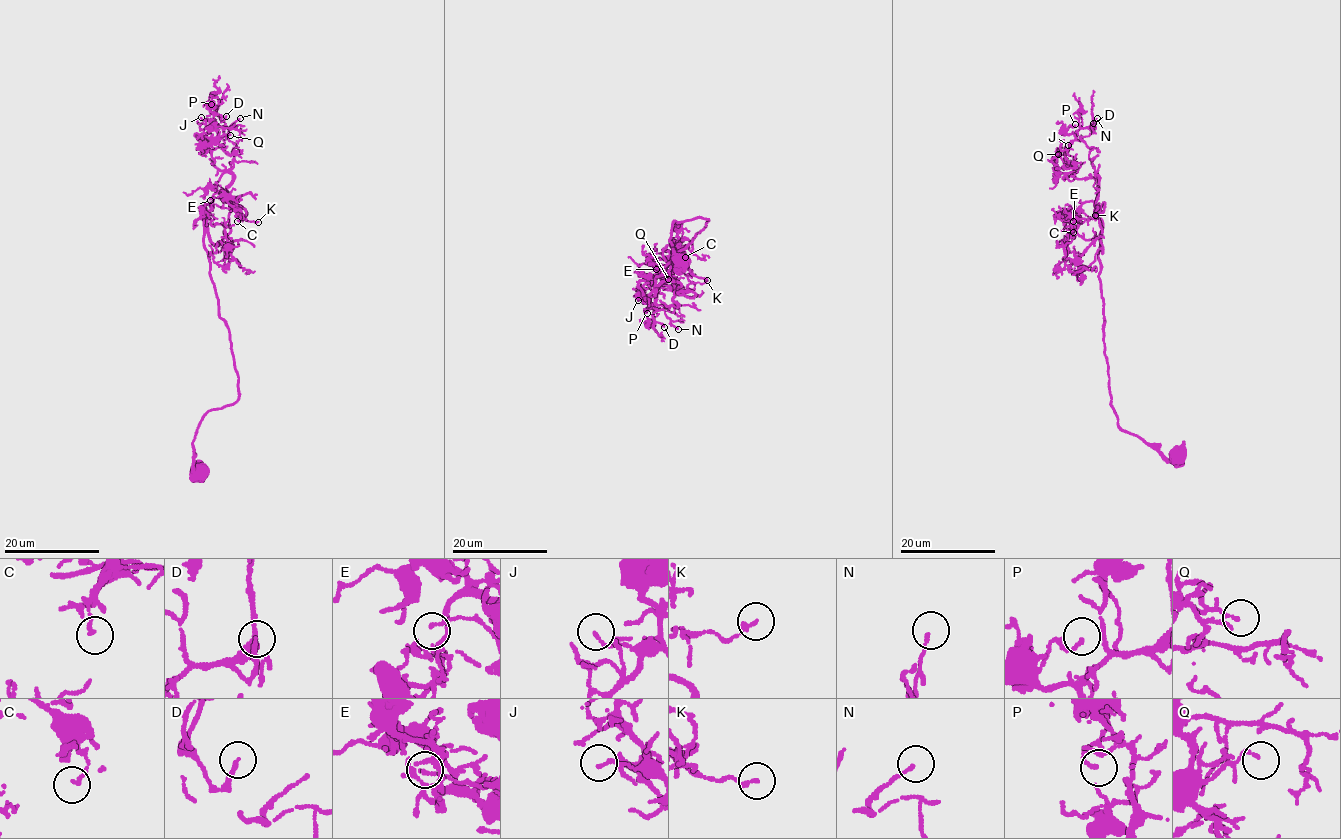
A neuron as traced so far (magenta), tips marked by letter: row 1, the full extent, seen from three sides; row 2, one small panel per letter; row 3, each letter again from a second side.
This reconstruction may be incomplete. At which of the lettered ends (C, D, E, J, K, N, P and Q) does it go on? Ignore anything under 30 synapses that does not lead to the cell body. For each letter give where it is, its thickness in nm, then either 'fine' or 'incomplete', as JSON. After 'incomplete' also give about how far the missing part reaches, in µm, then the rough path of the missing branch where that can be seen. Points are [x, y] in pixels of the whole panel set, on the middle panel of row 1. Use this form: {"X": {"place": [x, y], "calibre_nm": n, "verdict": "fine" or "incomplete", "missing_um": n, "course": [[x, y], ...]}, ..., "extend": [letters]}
{"C": {"place": [685, 257], "calibre_nm": 140, "verdict": "fine"}, "D": {"place": [664, 327], "calibre_nm": 200, "verdict": "fine"}, "E": {"place": [656, 269], "calibre_nm": 120, "verdict": "fine"}, "J": {"place": [638, 300], "calibre_nm": 120, "verdict": "fine"}, "K": {"place": [707, 280], "calibre_nm": 170, "verdict": "fine"}, "N": {"place": [678, 329], "calibre_nm": 110, "verdict": "fine"}, "P": {"place": [647, 313], "calibre_nm": 110, "verdict": "fine"}, "Q": {"place": [668, 279], "calibre_nm": 150, "verdict": "fine"}, "extend": []}

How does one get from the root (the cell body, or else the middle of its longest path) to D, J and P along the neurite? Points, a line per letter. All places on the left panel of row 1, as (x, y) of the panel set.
D: (199, 471), (198, 424), (238, 397), (204, 243), (230, 232), (232, 176), (202, 136), (226, 116)
J: (199, 471), (198, 424), (238, 397), (204, 243), (230, 232), (232, 176), (201, 117)
P: (199, 471), (198, 424), (238, 397), (204, 243), (230, 232), (233, 208), (232, 176), (202, 136), (211, 104)

